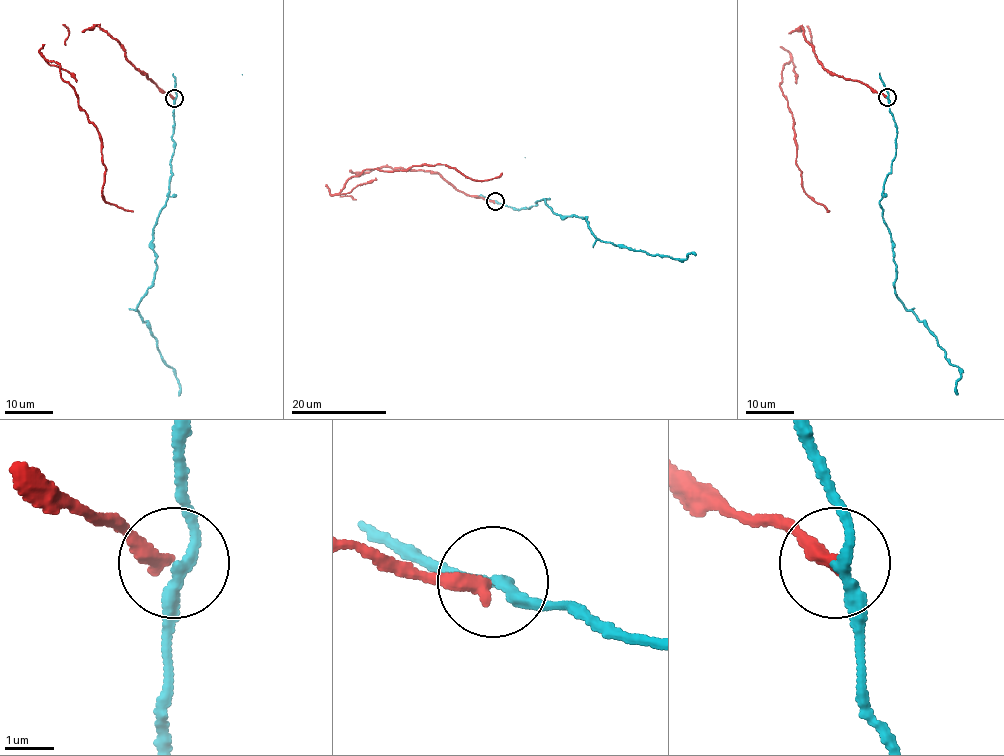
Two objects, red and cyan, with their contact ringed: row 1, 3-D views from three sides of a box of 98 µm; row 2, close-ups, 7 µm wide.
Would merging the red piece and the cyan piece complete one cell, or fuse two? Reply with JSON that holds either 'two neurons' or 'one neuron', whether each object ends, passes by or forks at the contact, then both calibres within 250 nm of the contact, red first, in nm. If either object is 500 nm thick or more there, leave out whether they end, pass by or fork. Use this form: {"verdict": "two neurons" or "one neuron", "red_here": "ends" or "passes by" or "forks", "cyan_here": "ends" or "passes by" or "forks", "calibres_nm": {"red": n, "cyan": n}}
{"verdict": "two neurons", "red_here": "ends", "cyan_here": "passes by", "calibres_nm": {"red": 320, "cyan": 220}}

